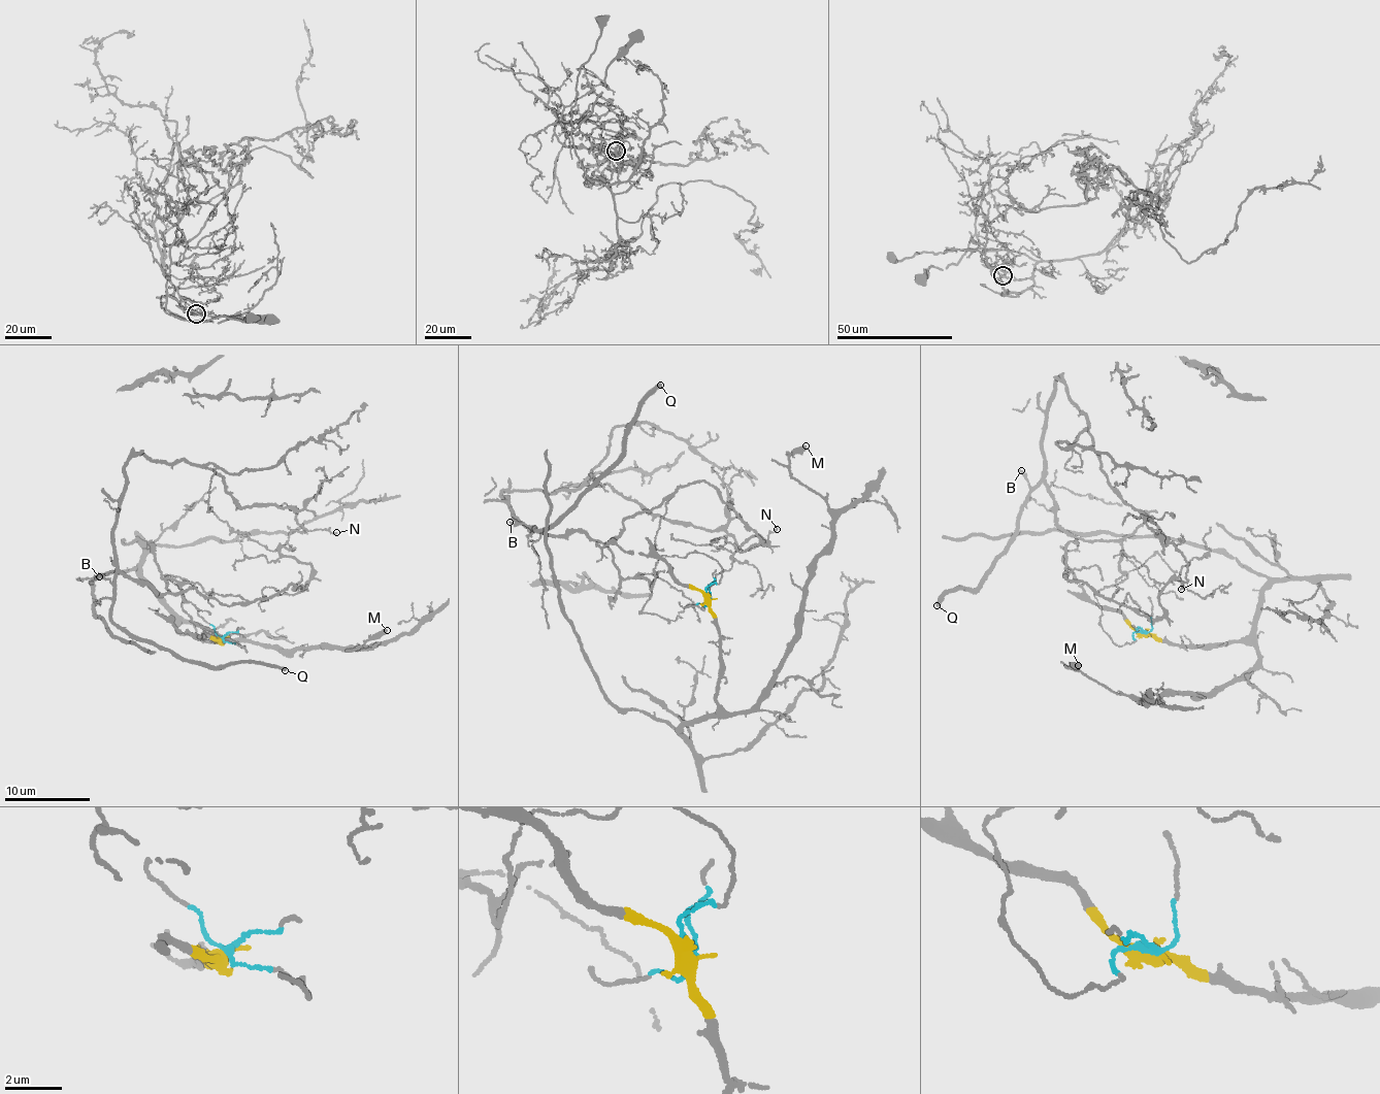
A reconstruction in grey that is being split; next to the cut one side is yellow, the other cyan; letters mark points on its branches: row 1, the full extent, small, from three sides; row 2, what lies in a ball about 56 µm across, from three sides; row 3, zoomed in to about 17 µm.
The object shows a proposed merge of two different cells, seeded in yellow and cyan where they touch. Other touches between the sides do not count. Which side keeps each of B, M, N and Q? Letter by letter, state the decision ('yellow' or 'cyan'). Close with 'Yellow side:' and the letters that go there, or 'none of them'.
B: cyan
M: yellow
N: cyan
Q: cyan
Yellow side: M

